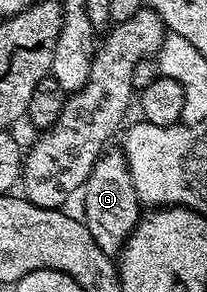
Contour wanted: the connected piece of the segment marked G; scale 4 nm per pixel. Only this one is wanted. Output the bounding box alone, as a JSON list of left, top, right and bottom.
[81,148,141,255]

